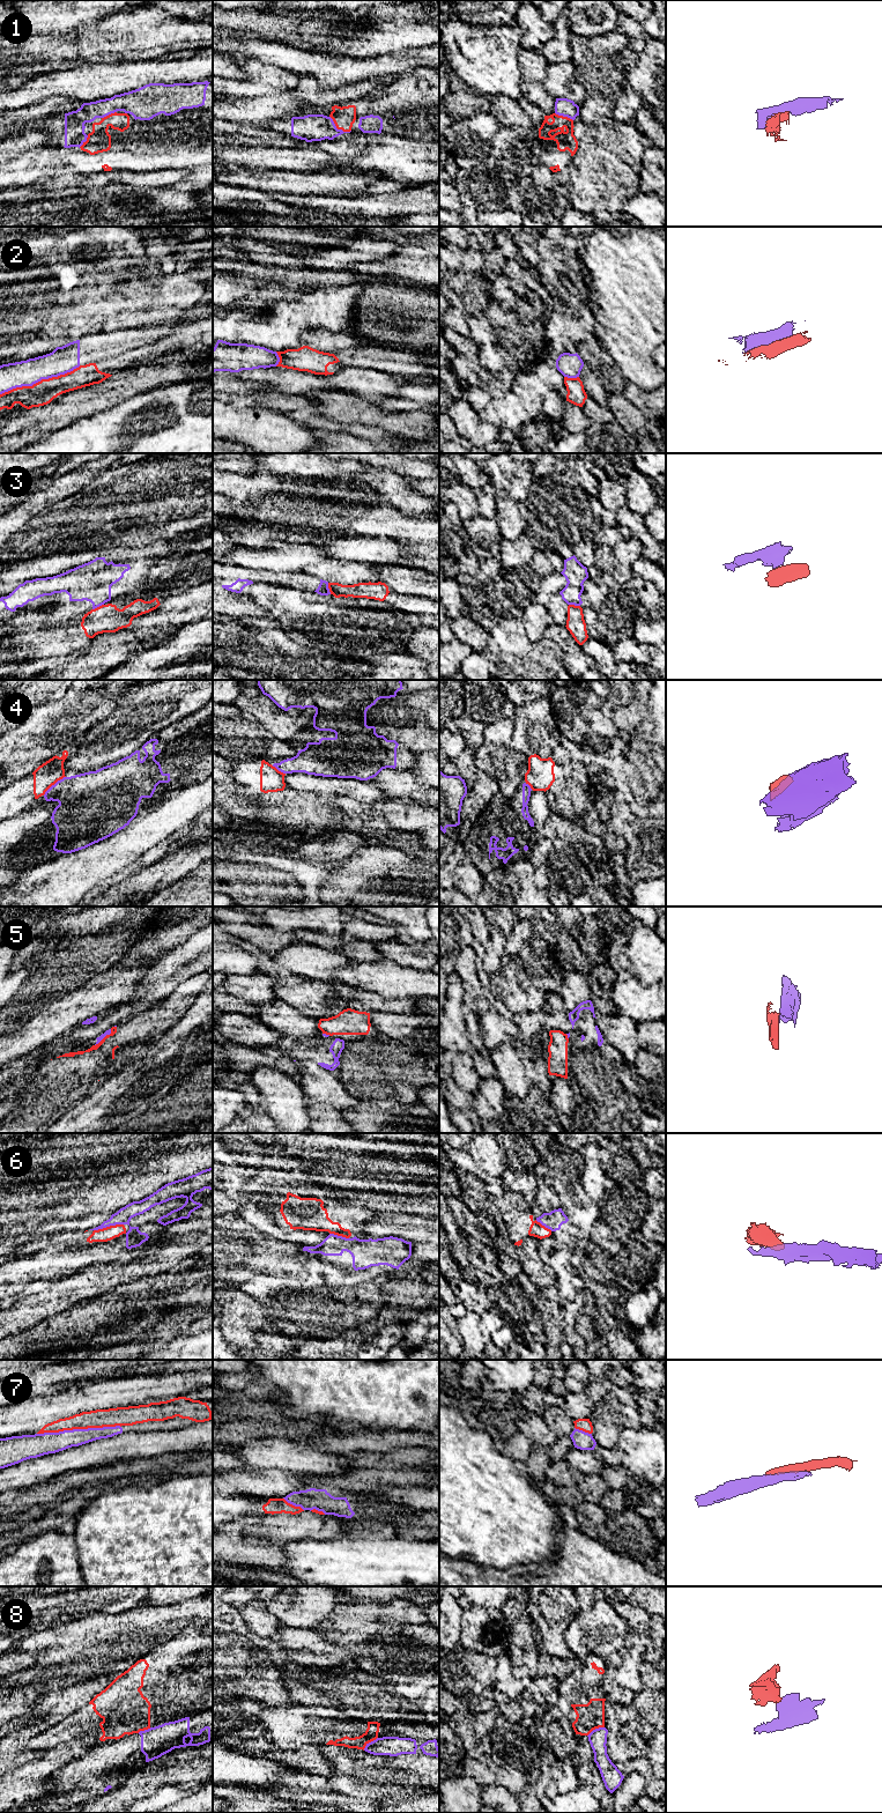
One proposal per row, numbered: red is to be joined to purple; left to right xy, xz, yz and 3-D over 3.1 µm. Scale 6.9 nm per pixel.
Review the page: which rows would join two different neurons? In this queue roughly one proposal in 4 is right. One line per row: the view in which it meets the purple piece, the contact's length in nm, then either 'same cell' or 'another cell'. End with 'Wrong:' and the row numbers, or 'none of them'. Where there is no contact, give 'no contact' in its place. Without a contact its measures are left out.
1: xz | 190 nm | same cell
2: xy | 600 nm | another cell
3: xy | 90 nm | same cell
4: xy | 200 nm | another cell
5: xy | 170 nm | another cell
6: xy | 220 nm | another cell
7: xy | 600 nm | same cell
8: xz | 140 nm | another cell
Wrong: 2, 4, 5, 6, 8

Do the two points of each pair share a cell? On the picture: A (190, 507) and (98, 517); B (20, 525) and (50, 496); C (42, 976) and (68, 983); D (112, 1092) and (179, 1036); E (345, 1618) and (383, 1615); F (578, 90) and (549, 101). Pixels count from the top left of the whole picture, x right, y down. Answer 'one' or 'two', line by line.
A: one
B: one
C: one
D: one
E: one
F: two

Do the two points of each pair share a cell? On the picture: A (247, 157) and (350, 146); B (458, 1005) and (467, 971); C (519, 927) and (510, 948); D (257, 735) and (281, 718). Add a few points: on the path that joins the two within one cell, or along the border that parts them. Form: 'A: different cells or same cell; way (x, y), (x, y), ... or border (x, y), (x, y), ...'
A: same cell; way (273, 157), (304, 157), (317, 147), (325, 147)
B: different cells; border (454, 972), (462, 982), (464, 1005), (466, 1007)
C: same cell; way (519, 932), (513, 944)
D: different cells; border (246, 710), (275, 737), (286, 740)

